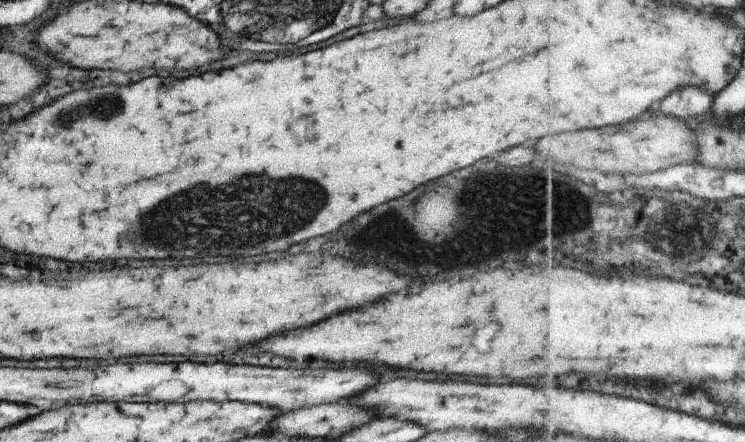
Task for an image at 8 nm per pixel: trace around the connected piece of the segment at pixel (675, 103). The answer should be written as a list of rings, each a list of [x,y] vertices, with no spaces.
[[[683,88],[673,92],[660,104],[660,113],[675,116],[681,121],[688,122],[693,116],[701,116],[713,110],[715,95],[699,88]]]

